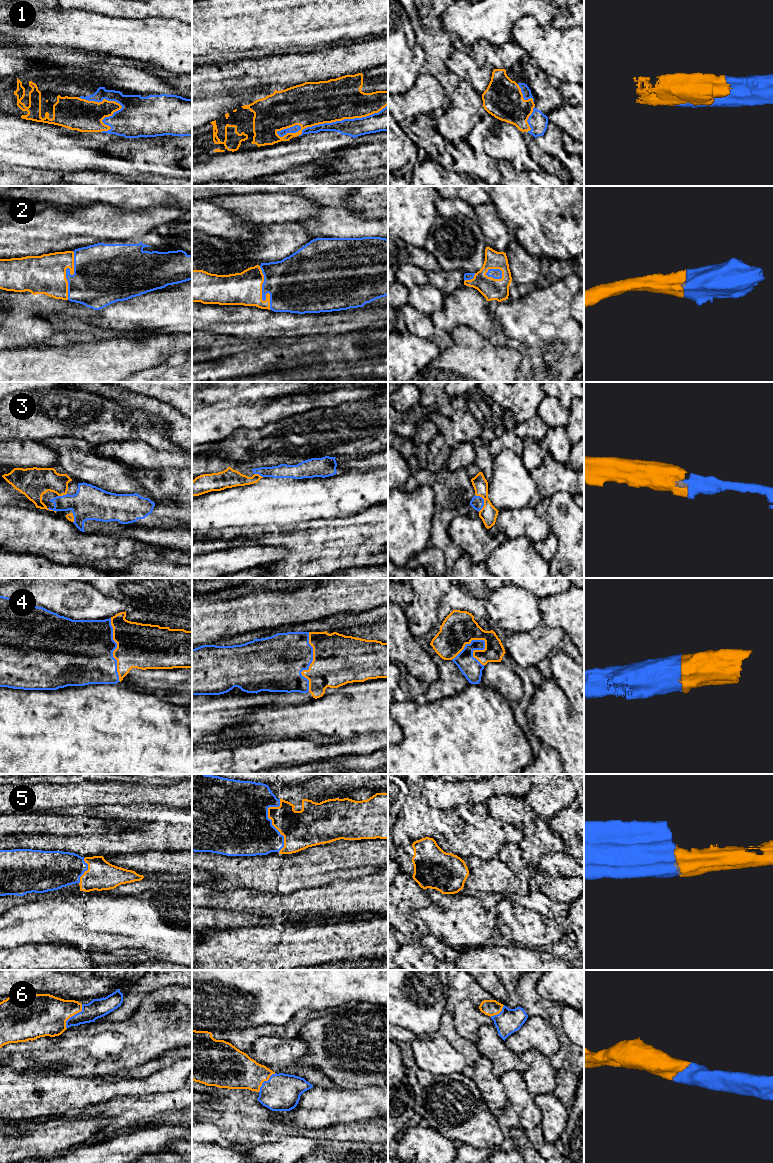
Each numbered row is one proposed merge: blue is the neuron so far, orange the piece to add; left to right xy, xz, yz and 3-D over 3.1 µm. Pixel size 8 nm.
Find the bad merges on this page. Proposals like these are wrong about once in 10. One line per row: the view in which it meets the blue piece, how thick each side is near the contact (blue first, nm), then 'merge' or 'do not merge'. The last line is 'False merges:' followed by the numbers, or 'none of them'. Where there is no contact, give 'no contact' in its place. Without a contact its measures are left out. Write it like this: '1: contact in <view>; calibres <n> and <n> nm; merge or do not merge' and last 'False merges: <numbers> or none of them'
1: contact in xz; calibres 150 and 360 nm; merge
2: contact in xy; calibres 400 and 320 nm; merge
3: contact in yz; calibres 110 and 140 nm; merge
4: contact in yz; calibres 170 and 280 nm; merge
5: contact in xz; calibres 460 and 300 nm; merge
6: contact in xy; calibres 160 and 340 nm; merge
False merges: none of them

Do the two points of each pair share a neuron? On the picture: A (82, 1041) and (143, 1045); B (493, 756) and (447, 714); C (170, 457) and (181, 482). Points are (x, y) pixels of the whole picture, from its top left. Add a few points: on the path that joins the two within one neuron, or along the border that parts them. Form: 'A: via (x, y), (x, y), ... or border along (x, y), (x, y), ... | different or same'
A: via (97, 1042), (128, 1042) | same
B: via (482, 747), (458, 725) | same
C: border along (150, 467), (179, 467), (181, 469) | different

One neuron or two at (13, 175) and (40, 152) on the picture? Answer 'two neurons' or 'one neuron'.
two neurons

